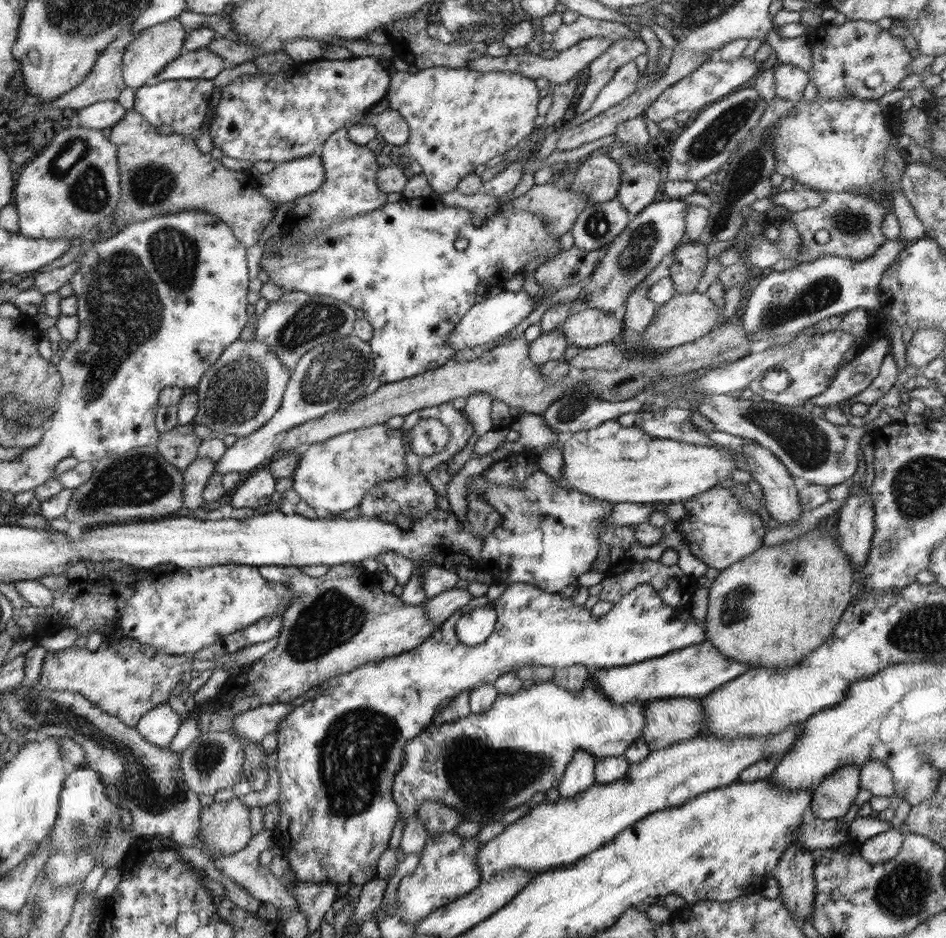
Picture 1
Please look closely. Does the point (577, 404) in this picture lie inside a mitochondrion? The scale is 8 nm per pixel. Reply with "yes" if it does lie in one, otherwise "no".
yes

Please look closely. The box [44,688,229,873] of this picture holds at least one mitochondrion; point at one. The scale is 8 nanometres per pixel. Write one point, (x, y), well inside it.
(80, 831)

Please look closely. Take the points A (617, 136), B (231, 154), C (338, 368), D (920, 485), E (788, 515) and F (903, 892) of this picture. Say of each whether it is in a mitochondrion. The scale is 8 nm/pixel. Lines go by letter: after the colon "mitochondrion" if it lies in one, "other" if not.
A: other
B: other
C: mitochondrion
D: mitochondrion
E: other
F: mitochondrion

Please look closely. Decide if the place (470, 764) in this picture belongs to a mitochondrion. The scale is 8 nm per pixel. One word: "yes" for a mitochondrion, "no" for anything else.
yes

